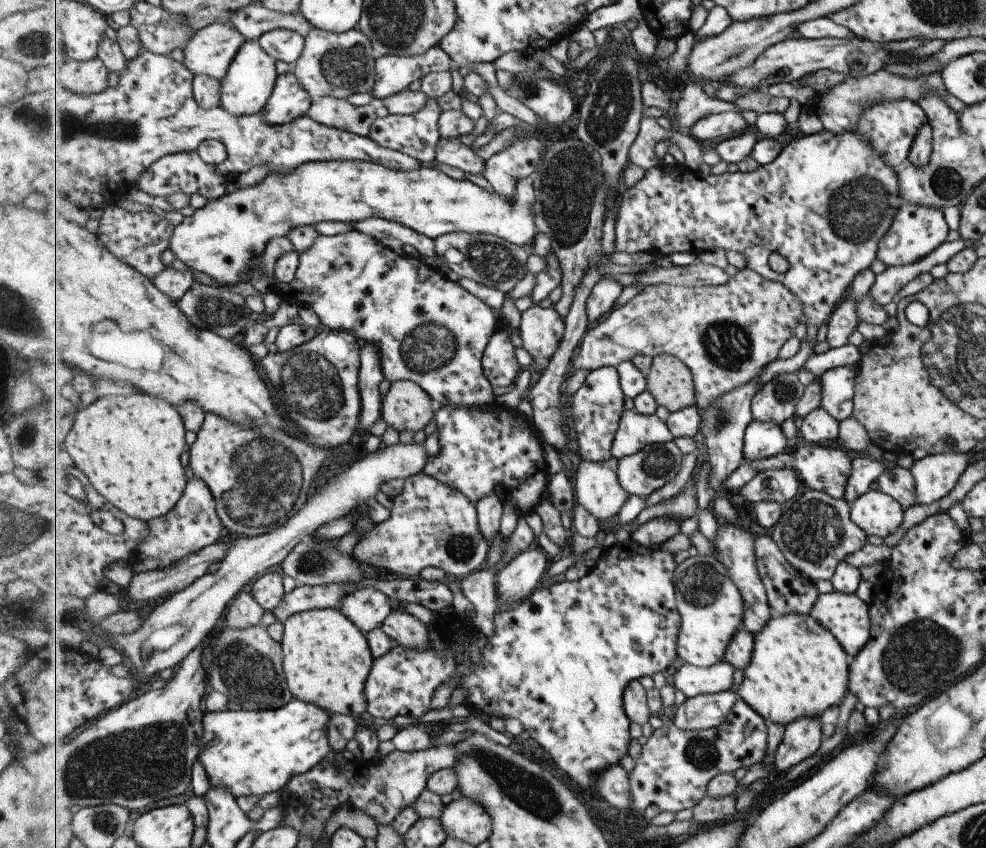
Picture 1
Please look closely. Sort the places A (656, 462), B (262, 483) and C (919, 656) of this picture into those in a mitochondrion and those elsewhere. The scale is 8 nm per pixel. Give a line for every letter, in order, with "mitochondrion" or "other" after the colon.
A: mitochondrion
B: mitochondrion
C: mitochondrion

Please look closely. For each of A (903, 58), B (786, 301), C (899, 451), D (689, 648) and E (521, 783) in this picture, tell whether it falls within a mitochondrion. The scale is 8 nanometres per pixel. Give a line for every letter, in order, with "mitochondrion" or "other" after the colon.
A: other
B: other
C: other
D: other
E: mitochondrion

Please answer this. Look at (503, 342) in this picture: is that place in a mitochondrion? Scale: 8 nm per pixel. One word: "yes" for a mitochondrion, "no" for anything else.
no

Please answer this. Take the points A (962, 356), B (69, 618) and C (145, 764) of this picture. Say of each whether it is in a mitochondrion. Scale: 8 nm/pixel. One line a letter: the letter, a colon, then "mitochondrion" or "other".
A: mitochondrion
B: other
C: mitochondrion

